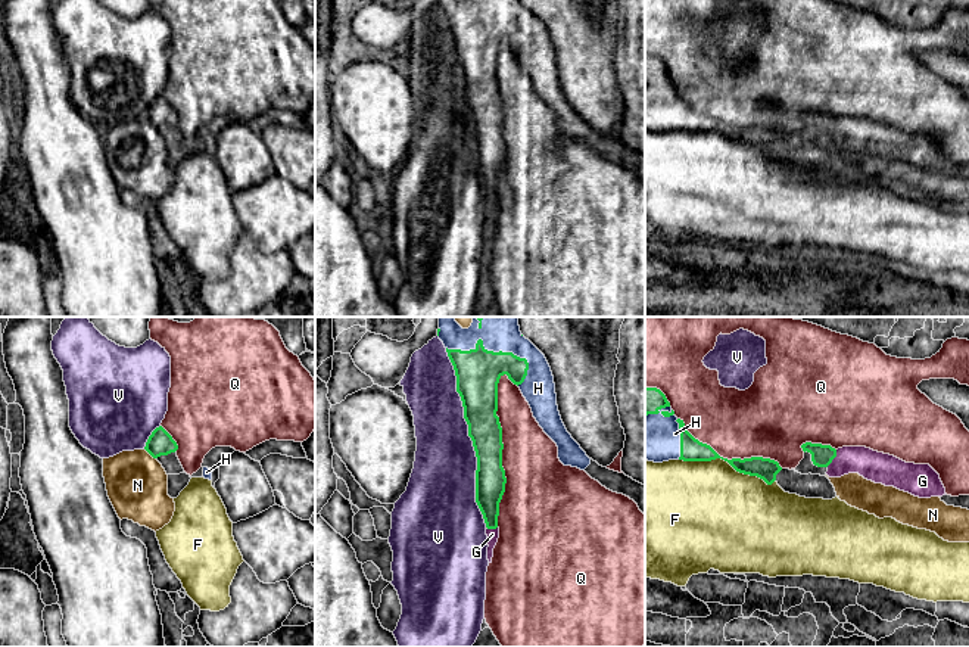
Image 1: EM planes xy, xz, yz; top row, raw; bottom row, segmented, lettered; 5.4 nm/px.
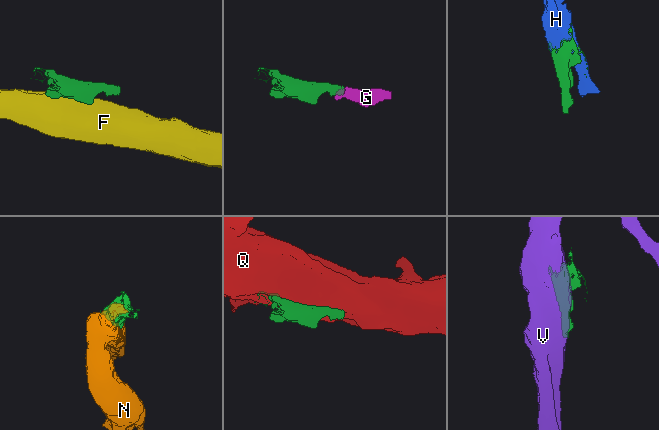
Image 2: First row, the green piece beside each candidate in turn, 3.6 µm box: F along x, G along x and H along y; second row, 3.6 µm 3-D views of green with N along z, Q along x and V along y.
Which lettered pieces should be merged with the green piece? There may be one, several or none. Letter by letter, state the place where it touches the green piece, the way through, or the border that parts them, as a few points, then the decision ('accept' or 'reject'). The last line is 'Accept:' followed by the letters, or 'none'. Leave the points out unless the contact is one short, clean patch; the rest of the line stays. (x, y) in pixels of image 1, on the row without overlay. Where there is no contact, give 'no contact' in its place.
F: yz (728, 131) | reject
G: yz (832, 128) | across yz (822, 126), (832, 128), (863, 130), (874, 136) | accept
H: xz (491, 21) | accept
N: xy (150, 124) | reject
Q: xz (502, 118) | reject
V: xz (470, 106) | reject
Accept: G, H

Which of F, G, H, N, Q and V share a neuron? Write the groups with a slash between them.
F / G H / N / Q / V

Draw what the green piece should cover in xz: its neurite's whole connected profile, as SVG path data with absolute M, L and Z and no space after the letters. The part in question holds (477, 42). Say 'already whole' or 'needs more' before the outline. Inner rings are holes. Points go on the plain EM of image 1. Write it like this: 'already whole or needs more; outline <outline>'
needs more; outline M437 0L457 46L468 106L477 127L476 172L487 205L487 230L499 208L499 172L505 162L498 53L507 44L529 72L533 87L557 113L564 136L585 140L607 159L633 169L645 184L645 155L589 128L567 102L557 75L555 53L545 25L520 0Z

